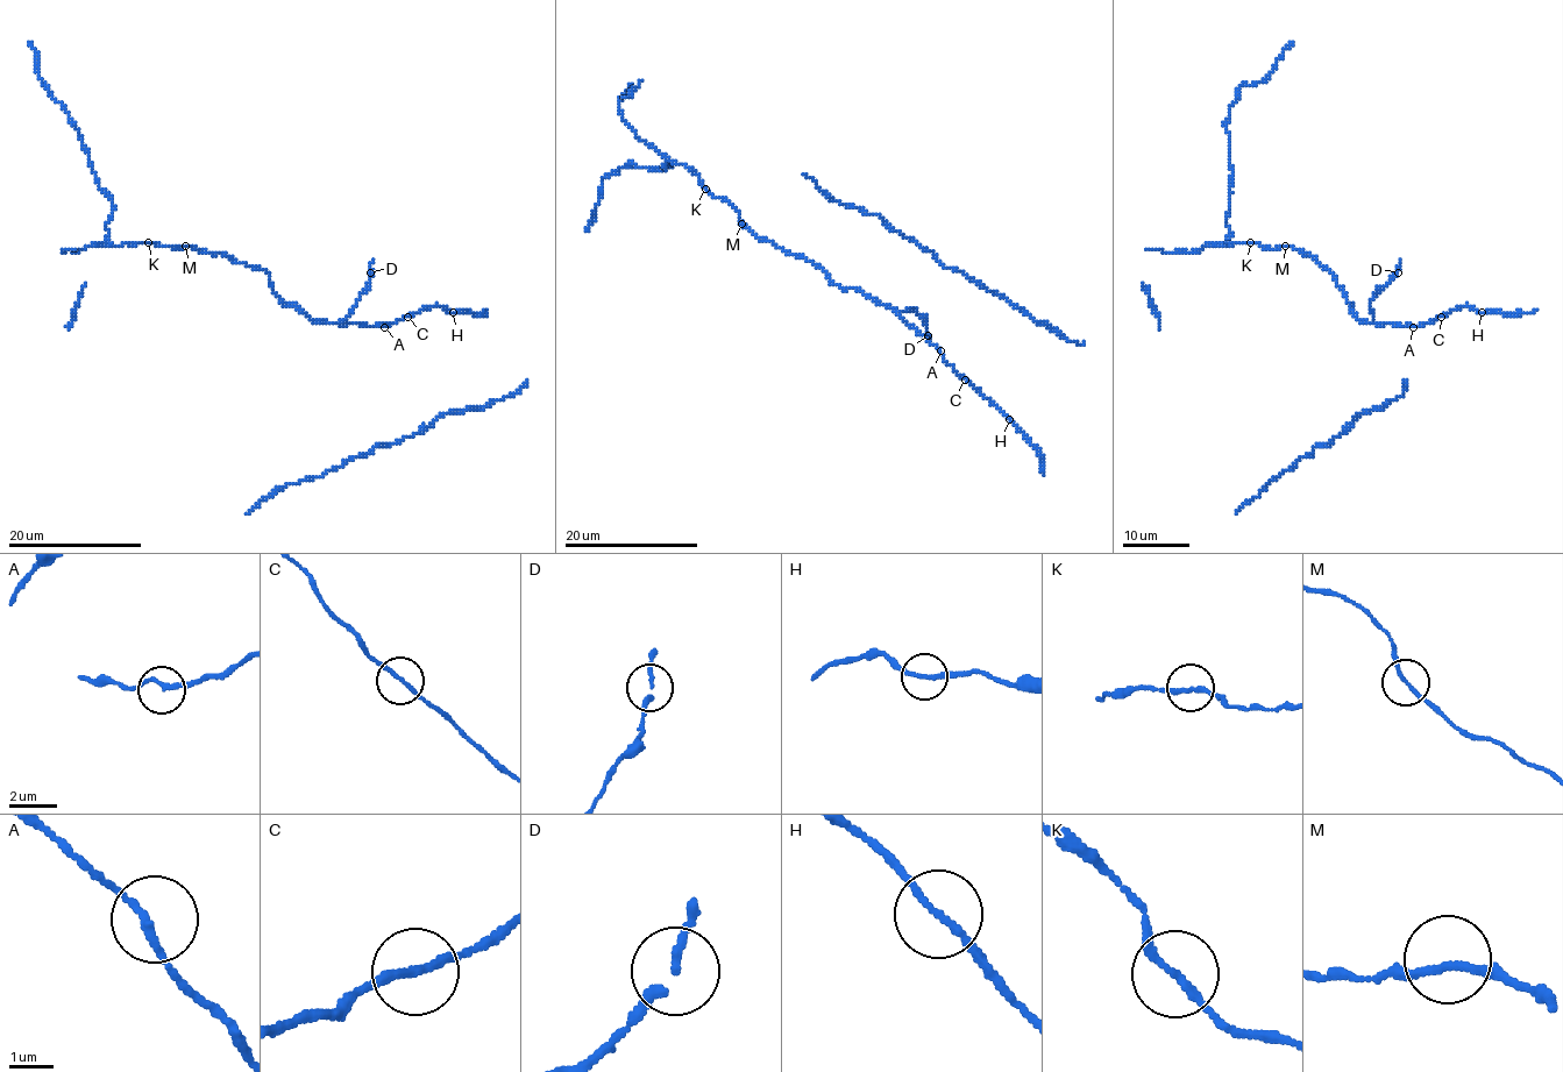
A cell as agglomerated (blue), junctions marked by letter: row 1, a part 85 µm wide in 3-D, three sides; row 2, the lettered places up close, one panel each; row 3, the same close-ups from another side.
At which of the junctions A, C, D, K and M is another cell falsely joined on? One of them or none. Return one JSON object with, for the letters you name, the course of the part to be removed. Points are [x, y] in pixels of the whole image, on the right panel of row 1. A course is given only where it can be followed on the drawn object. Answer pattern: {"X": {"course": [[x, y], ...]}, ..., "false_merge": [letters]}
{"false_merge": []}

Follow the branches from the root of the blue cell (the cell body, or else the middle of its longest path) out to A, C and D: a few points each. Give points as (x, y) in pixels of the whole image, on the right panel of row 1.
A: (1349, 302), (1350, 311), (1368, 322), (1413, 327)
C: (1349, 302), (1359, 319), (1376, 324), (1422, 326), (1441, 317)
D: (1349, 302), (1359, 319), (1371, 322), (1375, 317), (1369, 302), (1398, 272)

